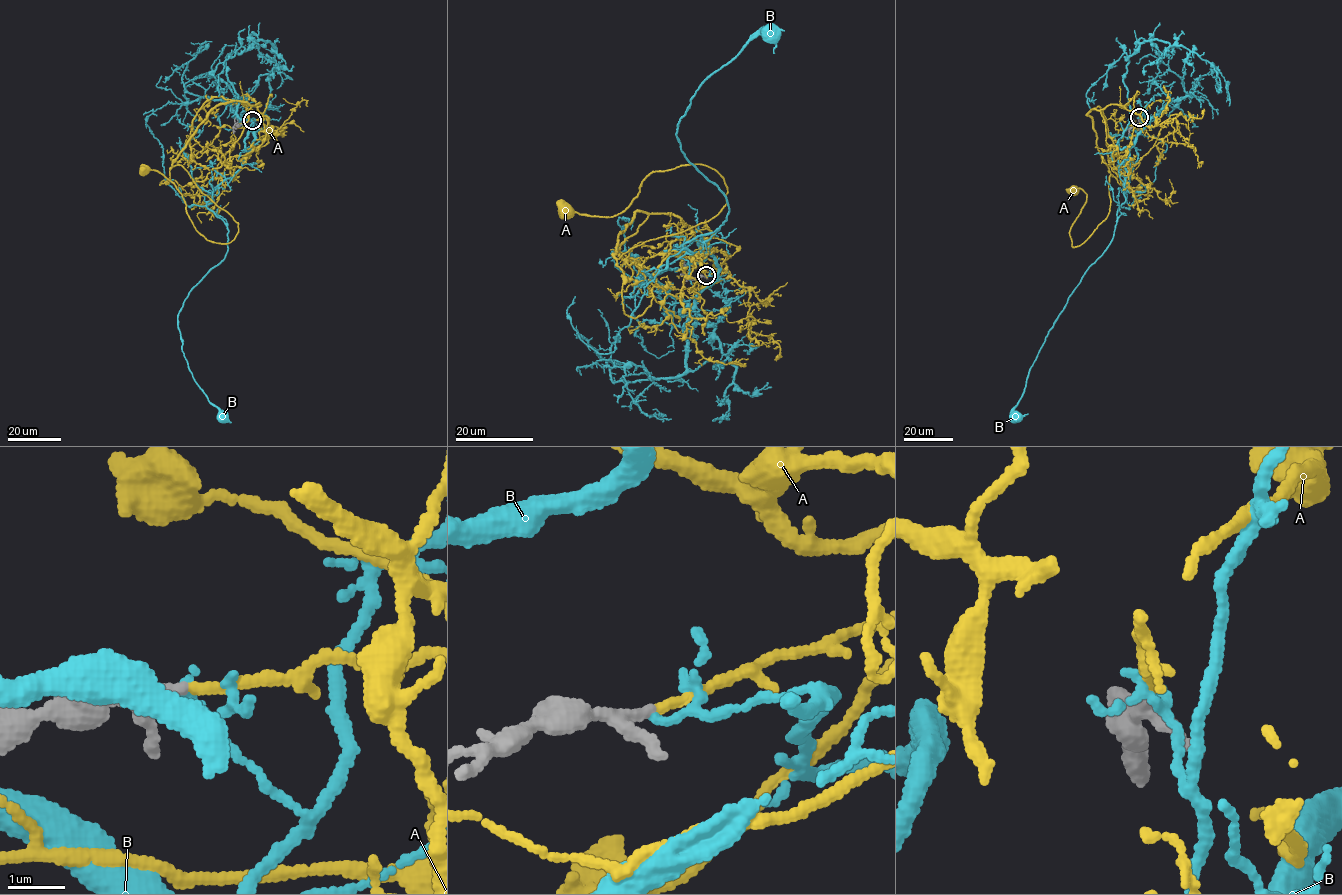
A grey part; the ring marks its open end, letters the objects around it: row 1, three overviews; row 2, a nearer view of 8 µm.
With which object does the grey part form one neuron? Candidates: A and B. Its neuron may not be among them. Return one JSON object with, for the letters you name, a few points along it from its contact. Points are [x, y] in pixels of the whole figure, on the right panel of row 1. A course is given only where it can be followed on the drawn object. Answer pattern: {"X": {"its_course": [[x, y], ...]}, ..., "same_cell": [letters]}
{"A": {"its_course": [[1139, 117], [1117, 104], [1086, 114], [1113, 176], [1110, 210], [1072, 247], [1069, 232], [1087, 195], [1074, 190]]}, "same_cell": ["A"]}

